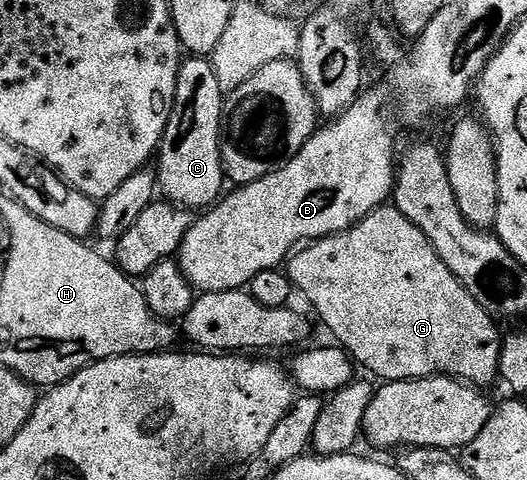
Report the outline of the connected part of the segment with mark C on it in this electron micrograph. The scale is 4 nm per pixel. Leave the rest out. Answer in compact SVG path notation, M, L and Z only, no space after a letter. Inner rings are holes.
M186 58L178 72L176 98L166 133L156 156L158 186L169 203L187 210L206 210L223 195L222 129L224 93L216 82L216 70L206 58Z

